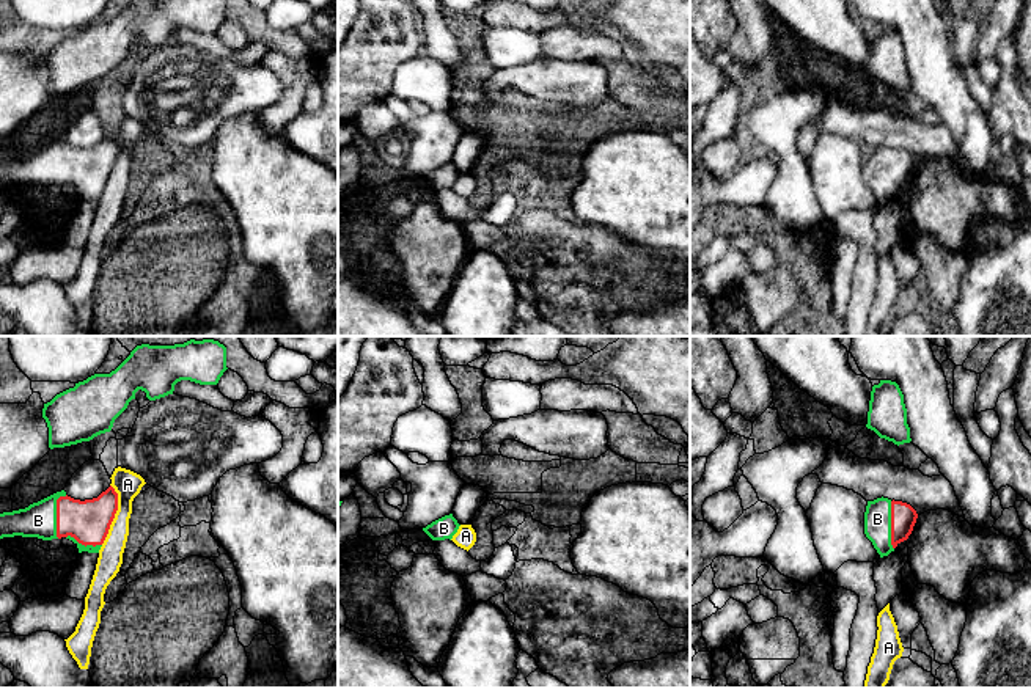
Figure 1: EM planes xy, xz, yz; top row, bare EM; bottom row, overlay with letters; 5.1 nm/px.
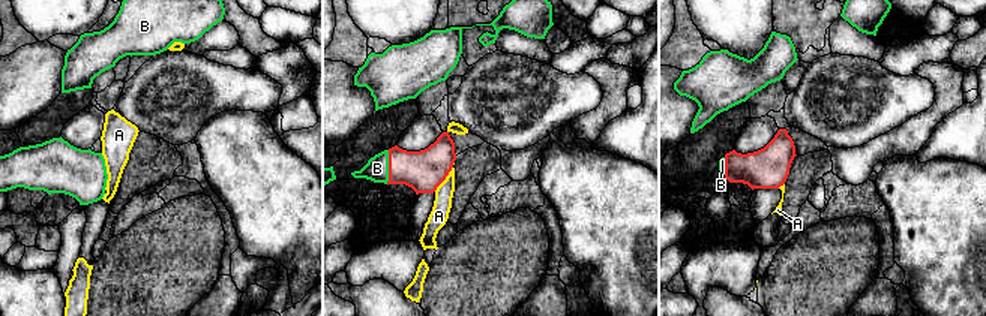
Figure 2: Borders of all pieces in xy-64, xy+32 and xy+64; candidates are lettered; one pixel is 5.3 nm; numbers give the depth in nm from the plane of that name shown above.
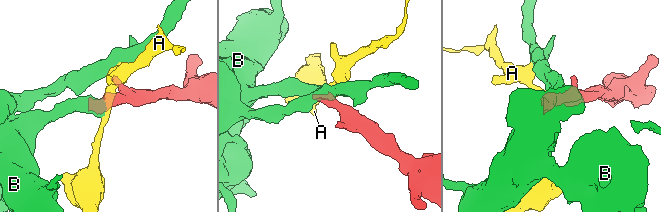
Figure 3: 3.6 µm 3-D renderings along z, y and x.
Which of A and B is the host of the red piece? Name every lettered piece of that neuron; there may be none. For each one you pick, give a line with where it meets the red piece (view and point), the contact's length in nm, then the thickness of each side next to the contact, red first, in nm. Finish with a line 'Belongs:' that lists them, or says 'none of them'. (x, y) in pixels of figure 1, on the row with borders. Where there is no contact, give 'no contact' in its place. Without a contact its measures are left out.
B: xy (57, 514) | 220 nm | 220/180 nm
Belongs: B

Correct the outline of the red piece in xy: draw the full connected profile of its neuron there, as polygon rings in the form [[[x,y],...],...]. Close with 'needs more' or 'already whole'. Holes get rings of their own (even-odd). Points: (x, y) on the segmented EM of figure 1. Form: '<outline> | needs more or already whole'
[[[112,485],[97,498],[85,501],[74,500],[61,490],[25,509],[0,514],[0,539],[14,536],[38,537],[42,540],[66,537],[77,545],[79,553],[99,553],[116,511],[118,493]]] | needs more

